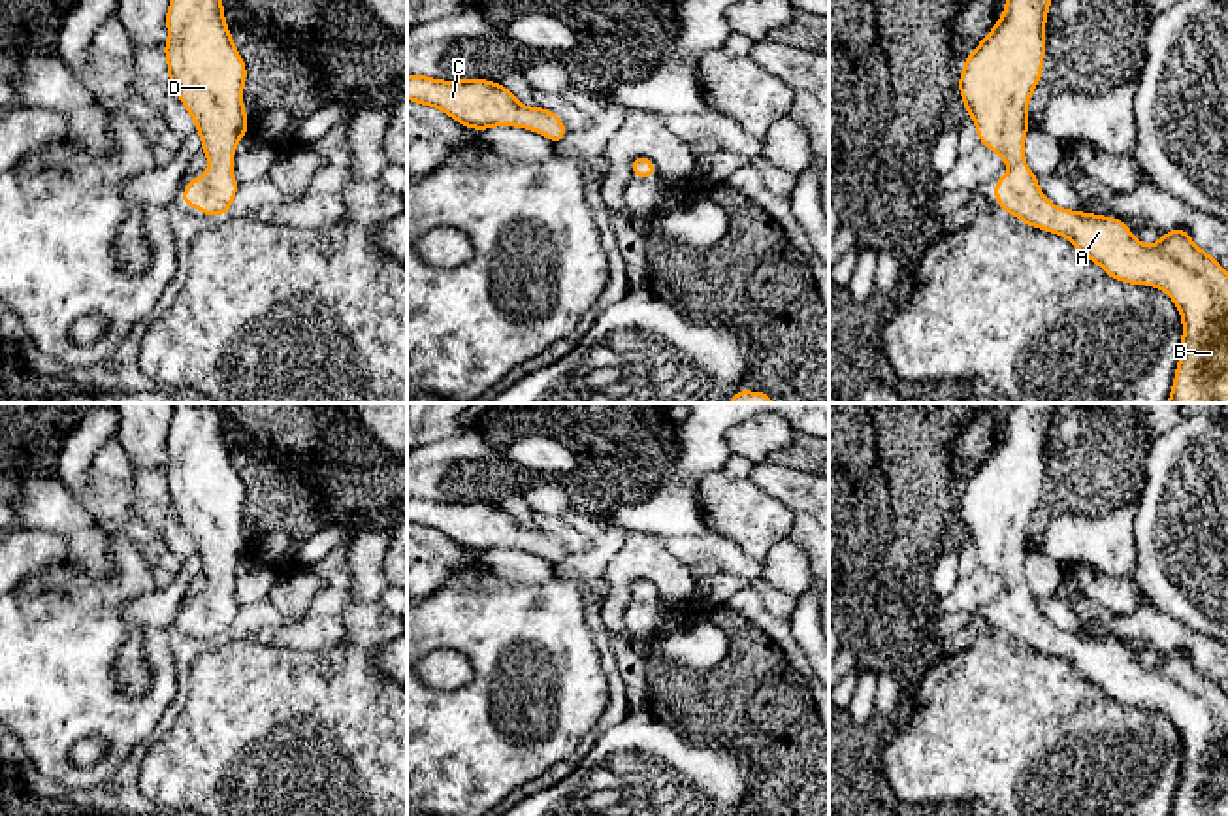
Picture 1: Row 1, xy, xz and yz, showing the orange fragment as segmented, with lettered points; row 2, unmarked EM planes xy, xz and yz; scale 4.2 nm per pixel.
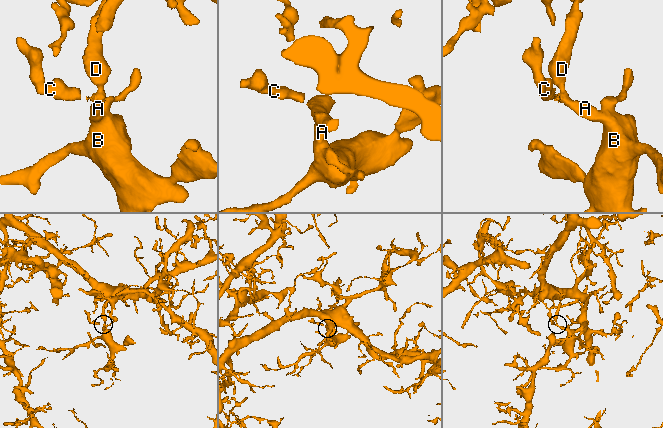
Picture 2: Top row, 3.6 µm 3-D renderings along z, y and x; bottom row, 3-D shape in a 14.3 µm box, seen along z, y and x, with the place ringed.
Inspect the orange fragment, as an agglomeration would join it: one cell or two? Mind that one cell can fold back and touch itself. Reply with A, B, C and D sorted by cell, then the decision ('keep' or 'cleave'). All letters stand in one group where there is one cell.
A B C D | keep

